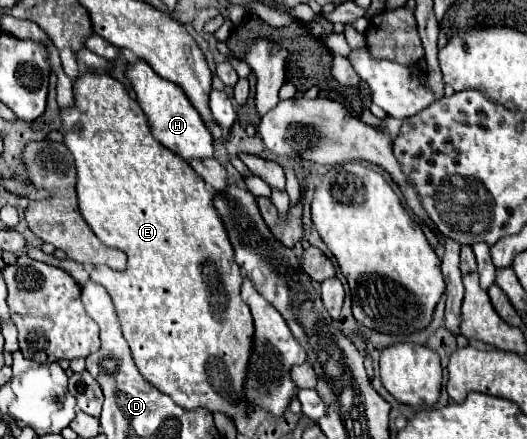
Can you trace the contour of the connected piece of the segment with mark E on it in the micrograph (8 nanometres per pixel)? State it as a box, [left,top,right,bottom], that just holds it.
[62,72,254,418]

